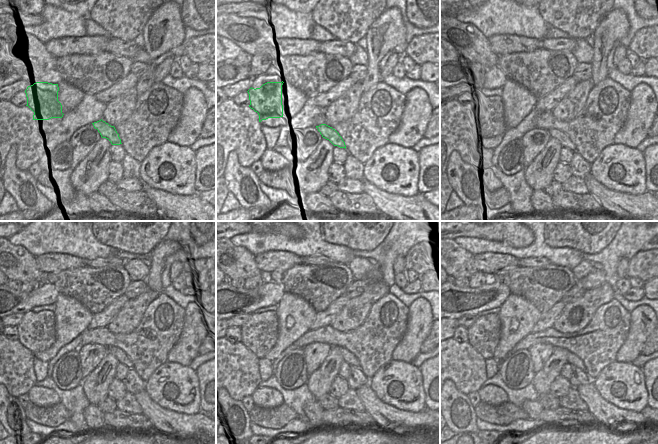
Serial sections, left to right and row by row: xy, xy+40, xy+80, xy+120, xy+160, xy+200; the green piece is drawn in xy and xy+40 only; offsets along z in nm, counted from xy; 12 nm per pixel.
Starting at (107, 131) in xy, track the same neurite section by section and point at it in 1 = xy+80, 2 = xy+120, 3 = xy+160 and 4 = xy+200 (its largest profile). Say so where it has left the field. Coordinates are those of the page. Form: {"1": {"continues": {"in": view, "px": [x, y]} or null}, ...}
{"1": {"continues": {"in": "xy+80", "px": [562, 137]}}, "2": {"continues": {"in": "xy+120", "px": [119, 354]}}, "3": {"continues": {"in": "xy+160", "px": [349, 358]}}, "4": {"continues": {"in": "xy+200", "px": [573, 359]}}}

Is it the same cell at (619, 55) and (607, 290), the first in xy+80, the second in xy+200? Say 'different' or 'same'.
different

